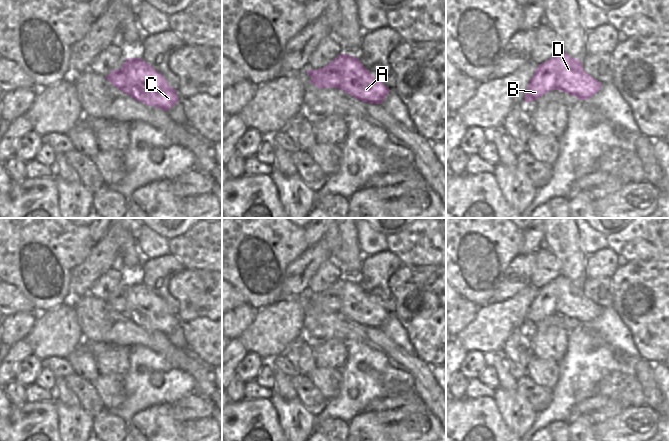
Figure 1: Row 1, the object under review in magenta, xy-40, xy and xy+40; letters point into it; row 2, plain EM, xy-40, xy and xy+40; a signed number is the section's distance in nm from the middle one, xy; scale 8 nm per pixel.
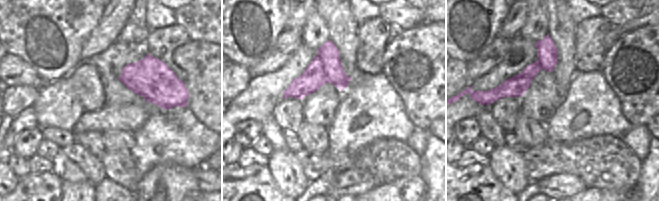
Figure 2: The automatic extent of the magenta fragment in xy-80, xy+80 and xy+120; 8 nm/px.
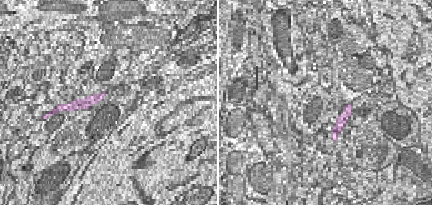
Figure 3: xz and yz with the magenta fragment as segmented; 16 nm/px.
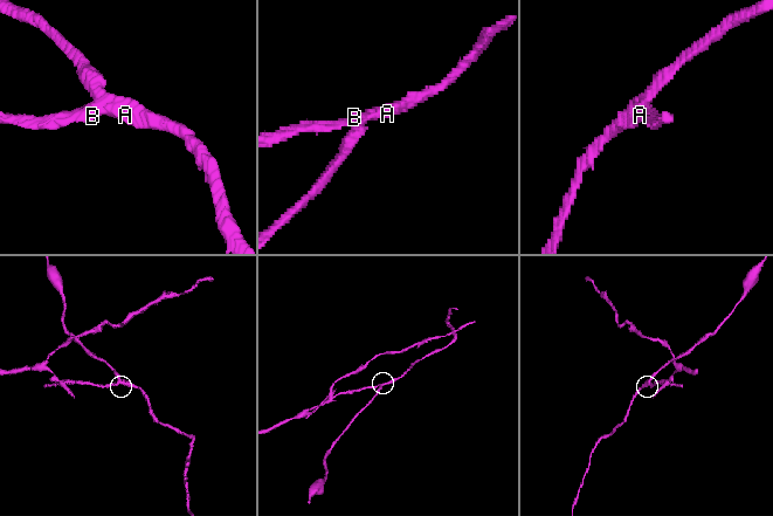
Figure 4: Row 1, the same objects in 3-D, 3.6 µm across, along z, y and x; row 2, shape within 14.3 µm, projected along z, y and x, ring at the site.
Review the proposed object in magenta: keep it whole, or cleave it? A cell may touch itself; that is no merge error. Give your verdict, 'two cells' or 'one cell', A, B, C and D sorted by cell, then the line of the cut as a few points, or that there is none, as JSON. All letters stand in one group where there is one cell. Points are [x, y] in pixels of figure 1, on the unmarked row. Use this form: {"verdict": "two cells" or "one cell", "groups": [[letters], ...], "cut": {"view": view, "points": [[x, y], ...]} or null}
{"verdict": "two cells", "groups": [["A", "C", "D"], ["B"]], "cut": {"view": "xy+40", "points": [[542, 288], [548, 291], [547, 296], [556, 312]]}}

